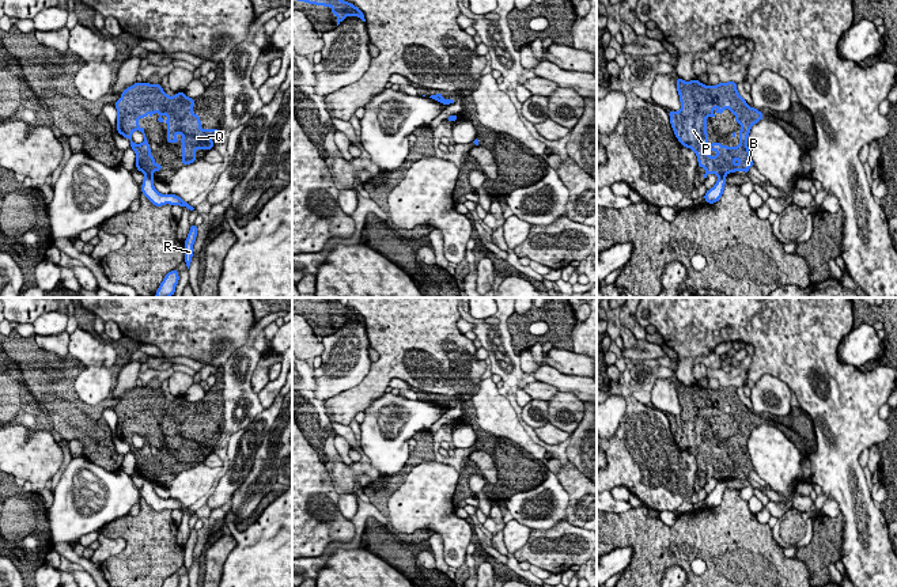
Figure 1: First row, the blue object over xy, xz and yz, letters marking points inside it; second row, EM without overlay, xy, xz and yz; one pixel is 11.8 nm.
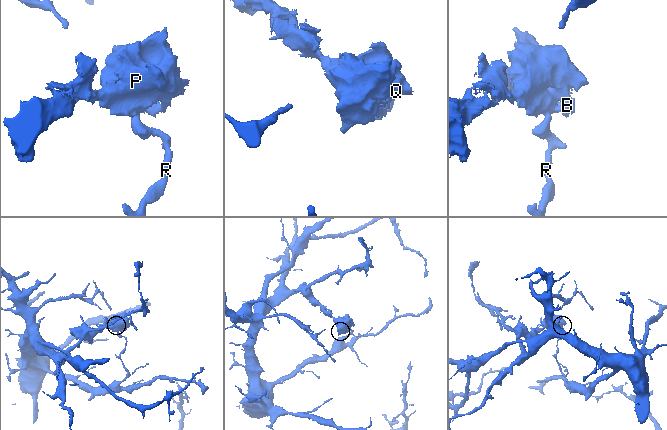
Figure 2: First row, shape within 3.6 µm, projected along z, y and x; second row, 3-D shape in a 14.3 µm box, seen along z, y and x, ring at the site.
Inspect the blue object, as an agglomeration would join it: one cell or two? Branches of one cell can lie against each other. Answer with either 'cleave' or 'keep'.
cleave

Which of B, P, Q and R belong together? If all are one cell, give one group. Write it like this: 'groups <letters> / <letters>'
groups B P Q / R

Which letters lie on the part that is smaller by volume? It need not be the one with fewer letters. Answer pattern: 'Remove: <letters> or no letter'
Remove: B, P, Q

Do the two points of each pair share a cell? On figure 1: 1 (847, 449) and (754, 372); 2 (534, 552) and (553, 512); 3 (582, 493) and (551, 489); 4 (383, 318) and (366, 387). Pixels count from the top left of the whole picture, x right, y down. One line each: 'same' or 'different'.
1: same
2: different
3: different
4: same

